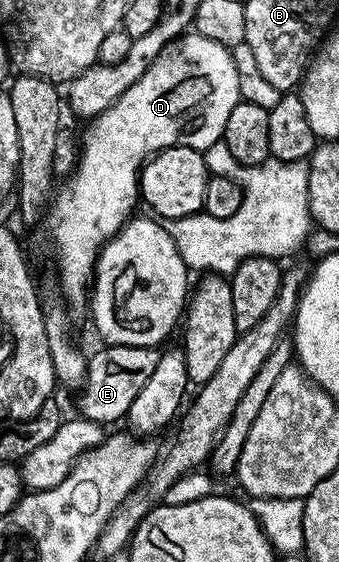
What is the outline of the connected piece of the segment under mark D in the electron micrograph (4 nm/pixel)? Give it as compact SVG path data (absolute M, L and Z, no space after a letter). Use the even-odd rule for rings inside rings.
M191 31L163 49L145 75L141 75L141 79L133 83L133 87L129 87L129 91L125 91L117 103L90 122L87 150L83 158L82 153L78 158L79 166L68 179L67 186L54 194L45 217L51 241L55 244L55 257L59 260L61 293L72 310L88 304L100 249L132 220L136 212L135 204L140 204L139 175L144 164L155 154L174 145L188 145L191 149L205 151L213 143L223 140L225 123L229 123L229 111L233 111L240 100L237 71L229 50L221 43L213 43L213 39L205 39Z

